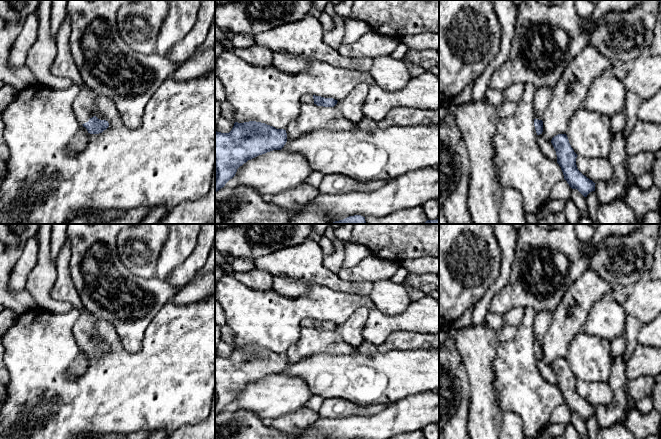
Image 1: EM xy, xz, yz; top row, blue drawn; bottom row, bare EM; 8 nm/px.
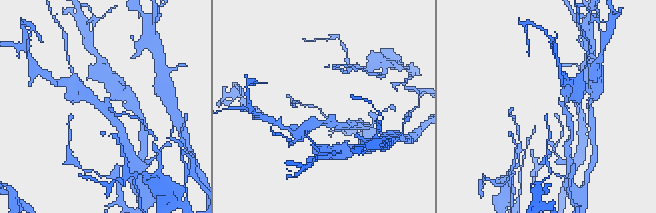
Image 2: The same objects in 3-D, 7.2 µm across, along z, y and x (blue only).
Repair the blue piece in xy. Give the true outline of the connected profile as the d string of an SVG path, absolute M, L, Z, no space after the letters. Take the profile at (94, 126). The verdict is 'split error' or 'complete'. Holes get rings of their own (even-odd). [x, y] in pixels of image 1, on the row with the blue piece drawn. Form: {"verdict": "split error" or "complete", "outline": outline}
{"verdict": "split error", "outline": "M67 13L57 33L57 53L53 57L50 73L58 78L68 78L73 84L84 87L74 100L73 110L88 133L99 134L109 127L109 123L98 119L94 114L96 94L85 85L73 60L69 44L70 34L71 18Z"}

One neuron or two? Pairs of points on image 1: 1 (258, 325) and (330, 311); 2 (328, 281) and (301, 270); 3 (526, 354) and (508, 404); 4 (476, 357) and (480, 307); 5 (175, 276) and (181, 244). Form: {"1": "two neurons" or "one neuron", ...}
{"1": "one neuron", "2": "one neuron", "3": "one neuron", "4": "two neurons", "5": "two neurons"}

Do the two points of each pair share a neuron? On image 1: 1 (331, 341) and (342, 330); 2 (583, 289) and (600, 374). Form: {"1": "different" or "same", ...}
{"1": "different", "2": "different"}

